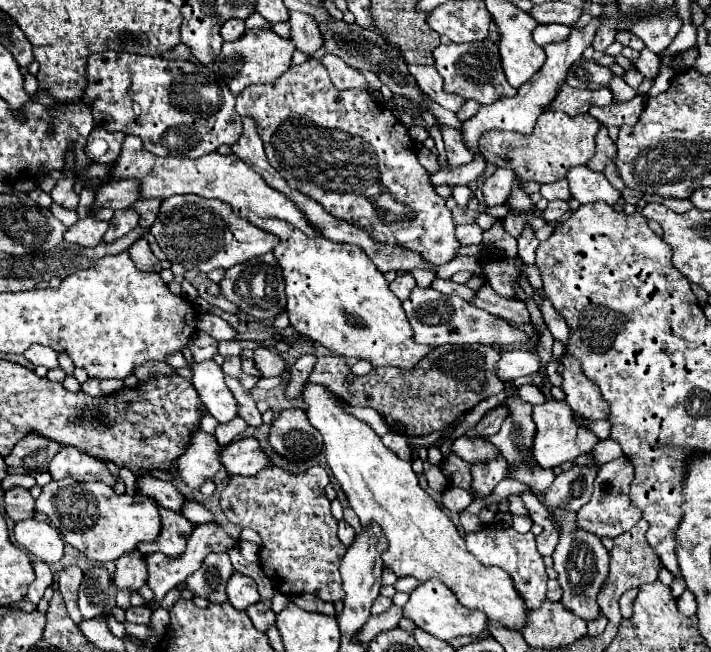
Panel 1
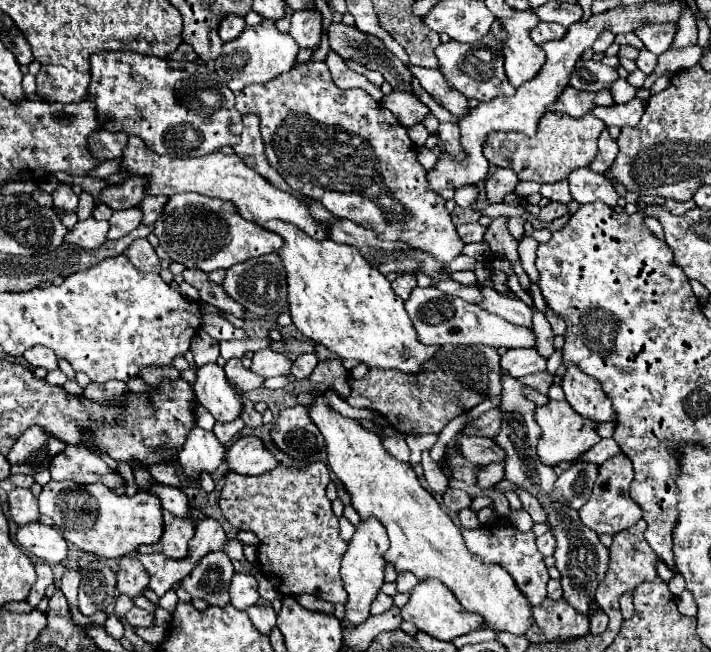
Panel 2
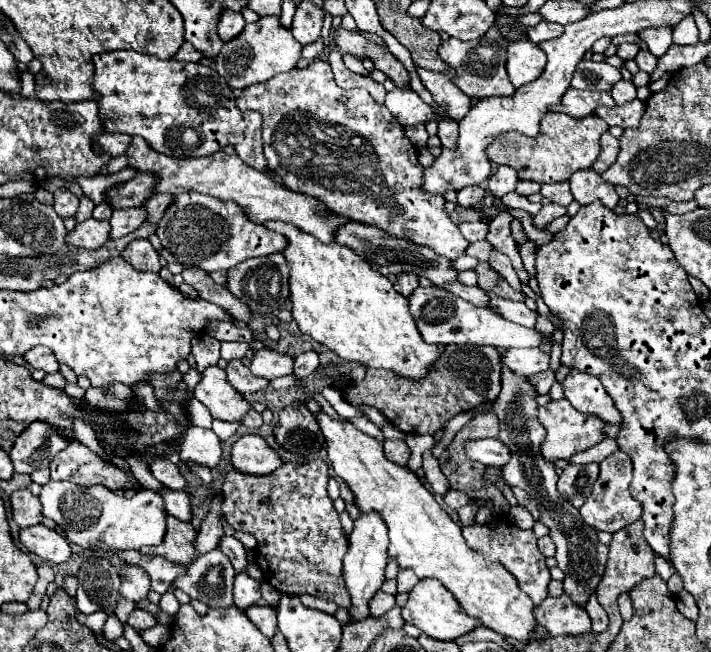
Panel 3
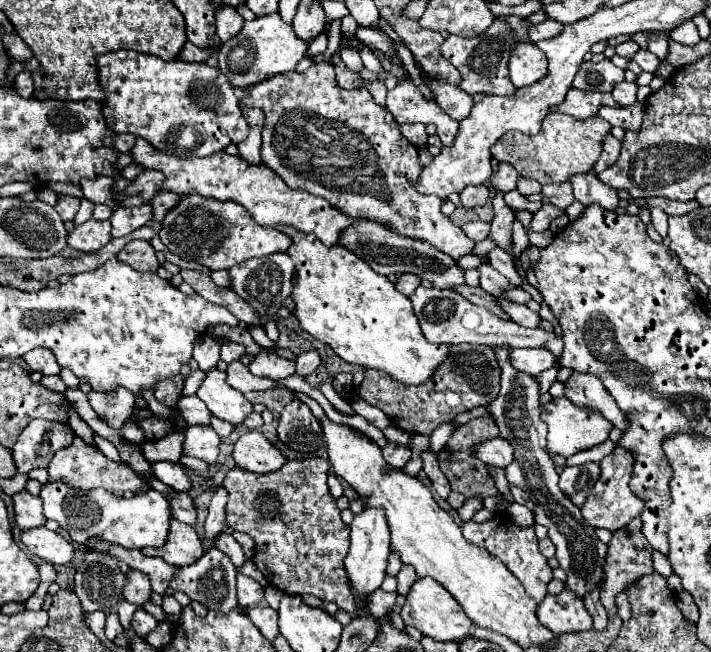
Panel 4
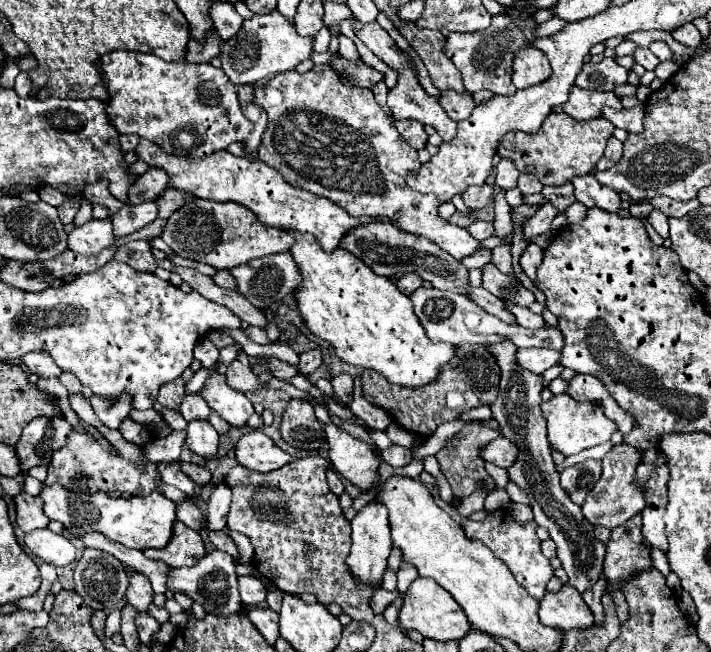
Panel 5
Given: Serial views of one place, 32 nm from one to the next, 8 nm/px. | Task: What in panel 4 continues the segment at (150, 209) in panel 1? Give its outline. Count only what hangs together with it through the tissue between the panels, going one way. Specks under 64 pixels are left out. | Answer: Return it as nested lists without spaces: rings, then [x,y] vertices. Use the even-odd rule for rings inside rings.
[[[158,192],[152,200],[152,206],[156,208],[156,218],[154,220],[164,220],[164,216],[174,208],[178,206],[182,200],[180,194],[176,192]]]

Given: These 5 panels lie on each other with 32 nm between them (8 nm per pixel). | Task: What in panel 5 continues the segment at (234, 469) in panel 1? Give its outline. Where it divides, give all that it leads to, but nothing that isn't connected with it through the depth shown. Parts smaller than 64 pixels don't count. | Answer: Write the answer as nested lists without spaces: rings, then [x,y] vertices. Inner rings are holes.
[[[254,430],[244,434],[236,444],[236,460],[256,472],[272,472],[290,462],[290,454],[280,450],[272,438],[264,432]]]

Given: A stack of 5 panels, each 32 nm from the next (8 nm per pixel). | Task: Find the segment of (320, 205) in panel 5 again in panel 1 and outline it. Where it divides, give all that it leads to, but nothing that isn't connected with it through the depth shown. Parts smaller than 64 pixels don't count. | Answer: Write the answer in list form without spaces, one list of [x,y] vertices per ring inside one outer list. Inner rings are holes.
[[[126,136],[120,158],[116,160],[116,164],[112,168],[112,176],[116,180],[126,180],[126,178],[140,180],[142,198],[170,198],[174,194],[198,194],[204,198],[218,198],[222,202],[228,202],[232,206],[232,210],[242,218],[248,218],[248,214],[256,214],[264,220],[280,218],[280,220],[288,220],[298,230],[306,232],[308,236],[322,236],[310,224],[308,216],[304,212],[300,212],[300,208],[296,204],[292,204],[292,200],[286,194],[270,188],[264,182],[264,178],[260,174],[256,174],[252,168],[248,168],[236,154],[224,156],[220,152],[212,152],[212,154],[200,156],[196,160],[156,156],[156,154],[144,150],[140,138]]]

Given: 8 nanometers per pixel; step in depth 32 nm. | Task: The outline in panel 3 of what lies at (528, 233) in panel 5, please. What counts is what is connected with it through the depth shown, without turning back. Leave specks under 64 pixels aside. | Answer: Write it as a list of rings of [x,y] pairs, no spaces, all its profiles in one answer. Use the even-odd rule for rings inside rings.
[[[546,204],[546,206],[542,206],[542,208],[540,208],[540,212],[534,216],[532,224],[534,224],[534,228],[544,230],[544,228],[554,220],[554,218],[564,216],[564,214],[566,214],[566,208],[558,206],[558,204]]]

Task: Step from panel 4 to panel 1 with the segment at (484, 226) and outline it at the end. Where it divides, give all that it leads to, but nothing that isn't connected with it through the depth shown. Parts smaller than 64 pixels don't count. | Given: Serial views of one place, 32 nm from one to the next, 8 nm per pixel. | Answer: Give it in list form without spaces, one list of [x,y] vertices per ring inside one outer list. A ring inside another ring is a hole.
[[[474,222],[474,224],[466,224],[466,226],[456,226],[456,238],[468,246],[468,244],[480,244],[482,242],[482,234],[484,230]]]

